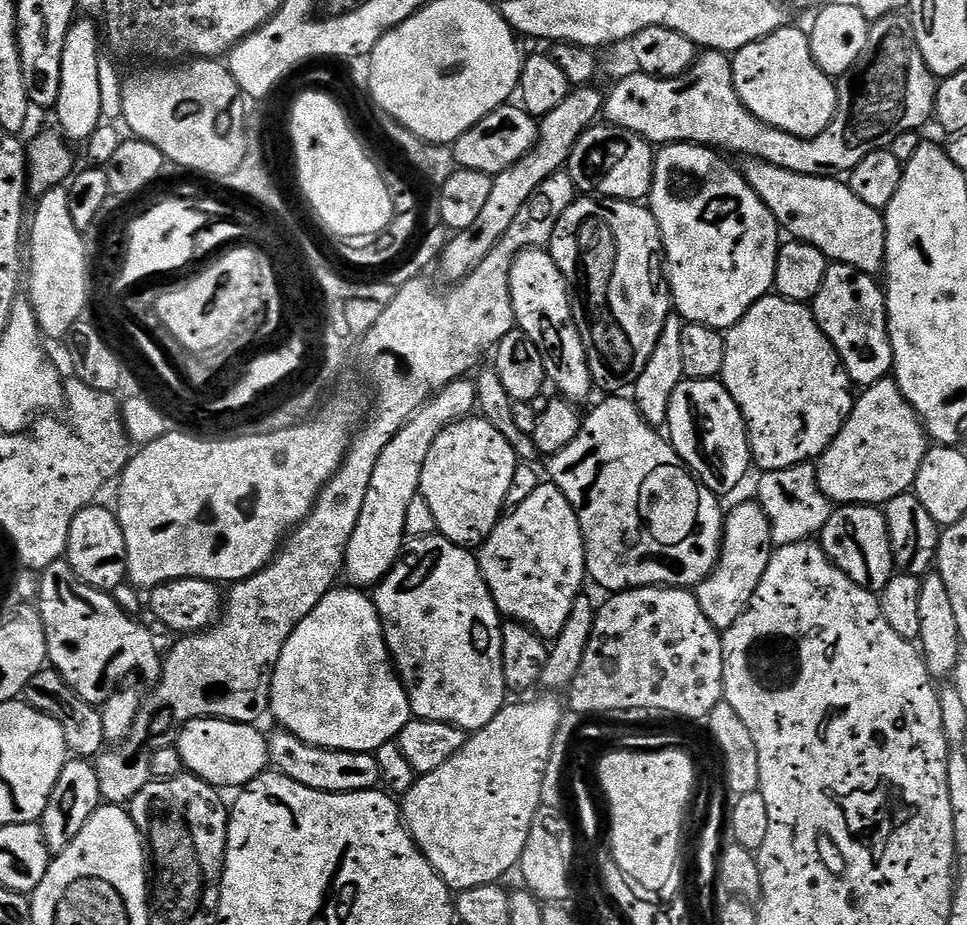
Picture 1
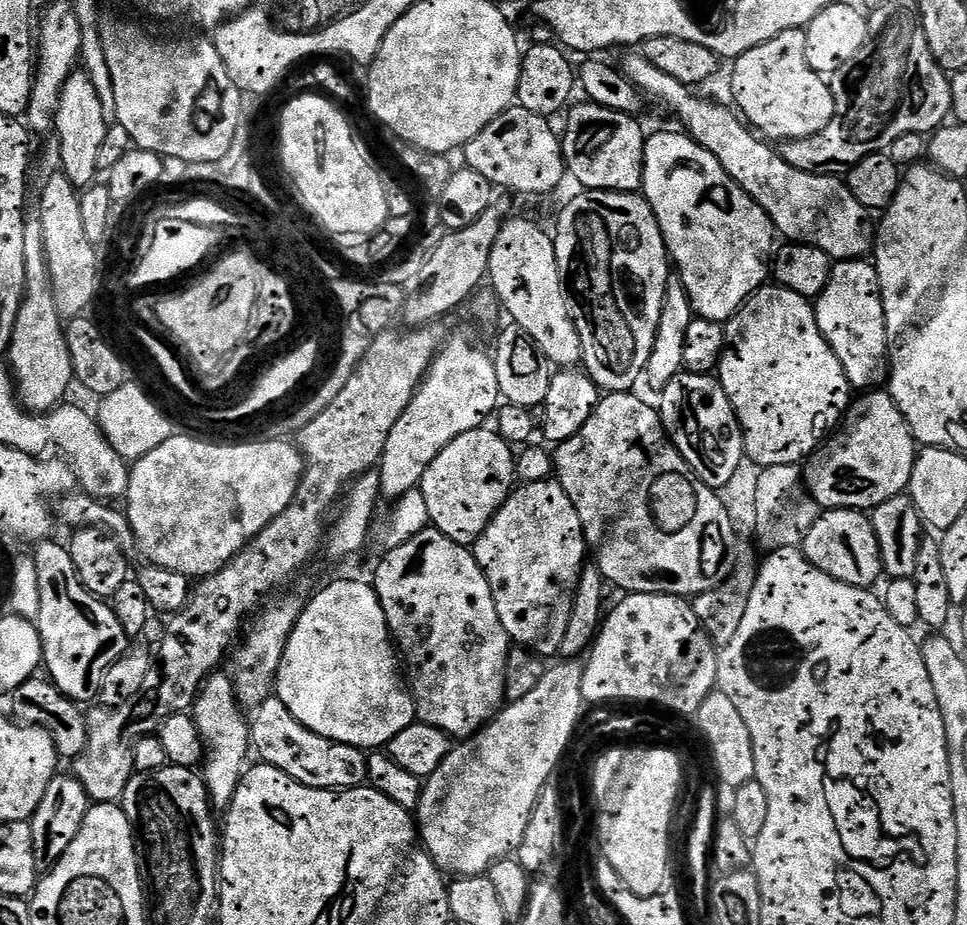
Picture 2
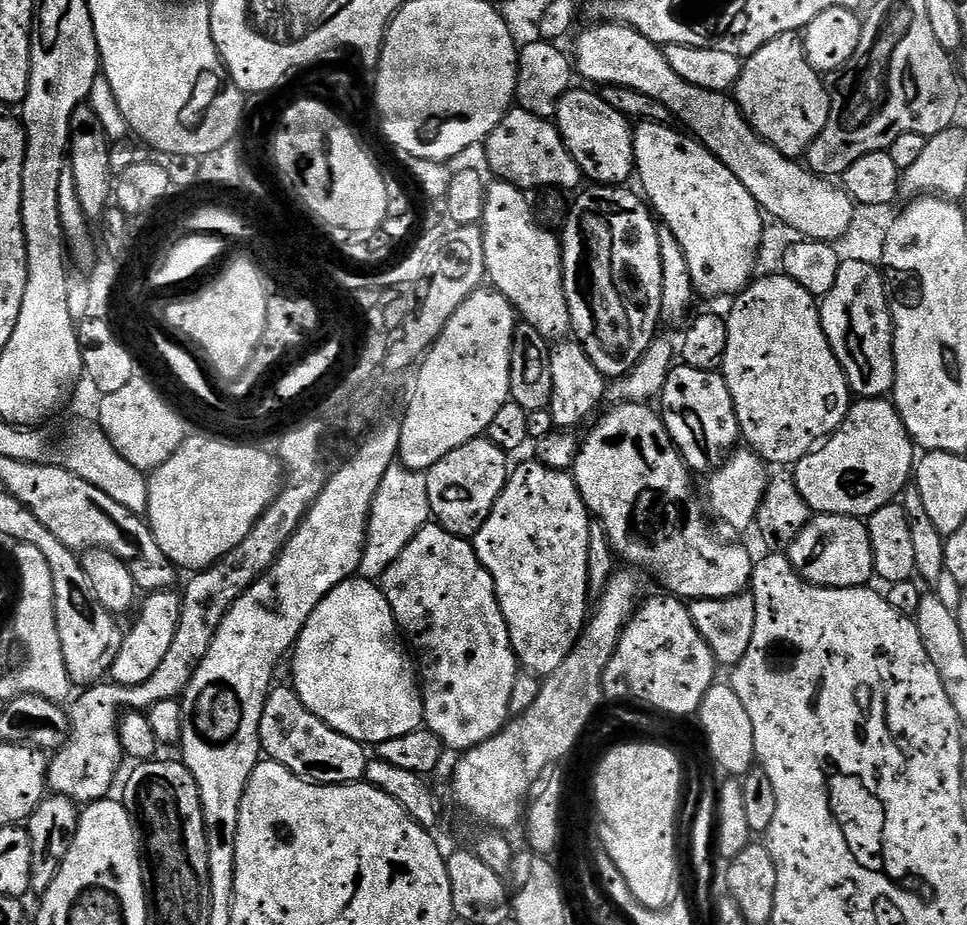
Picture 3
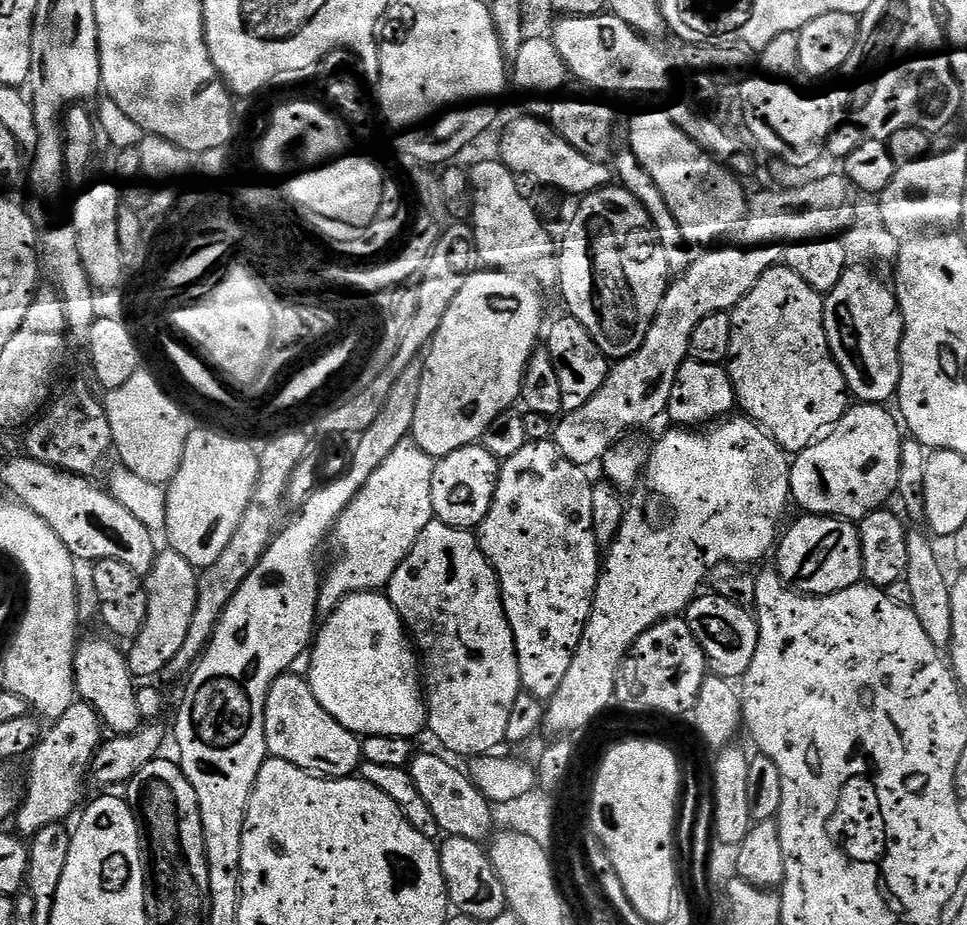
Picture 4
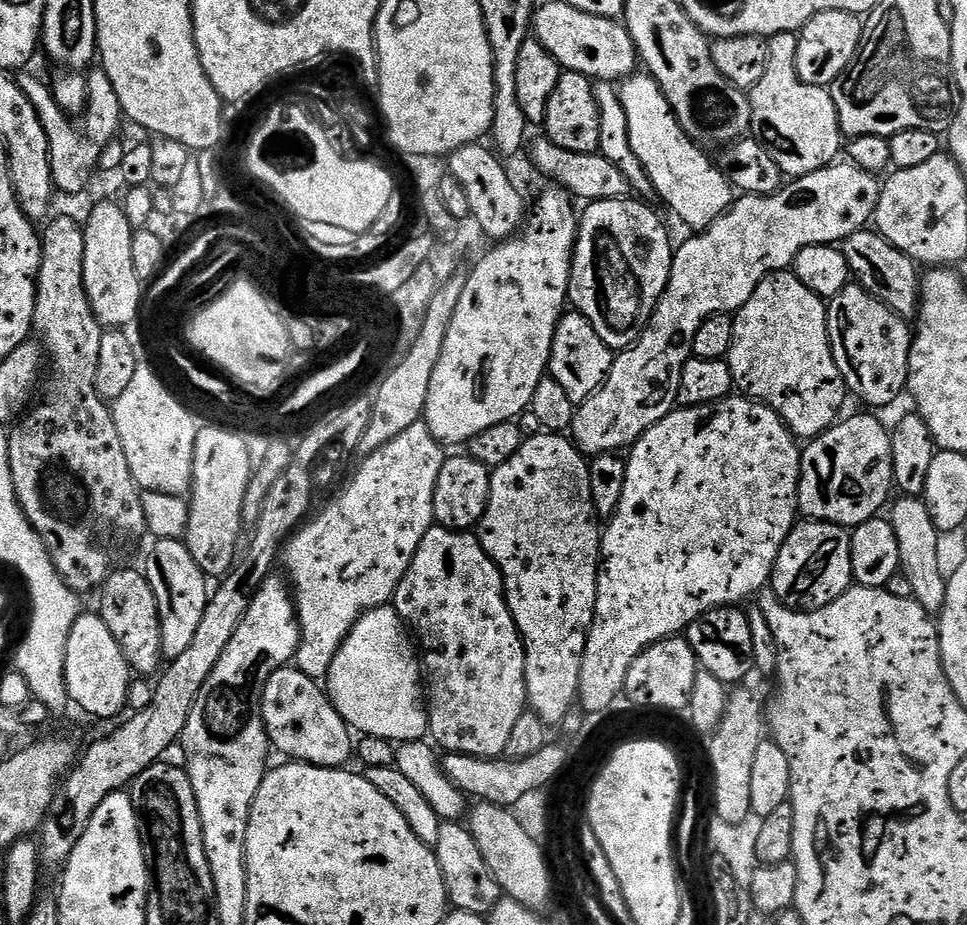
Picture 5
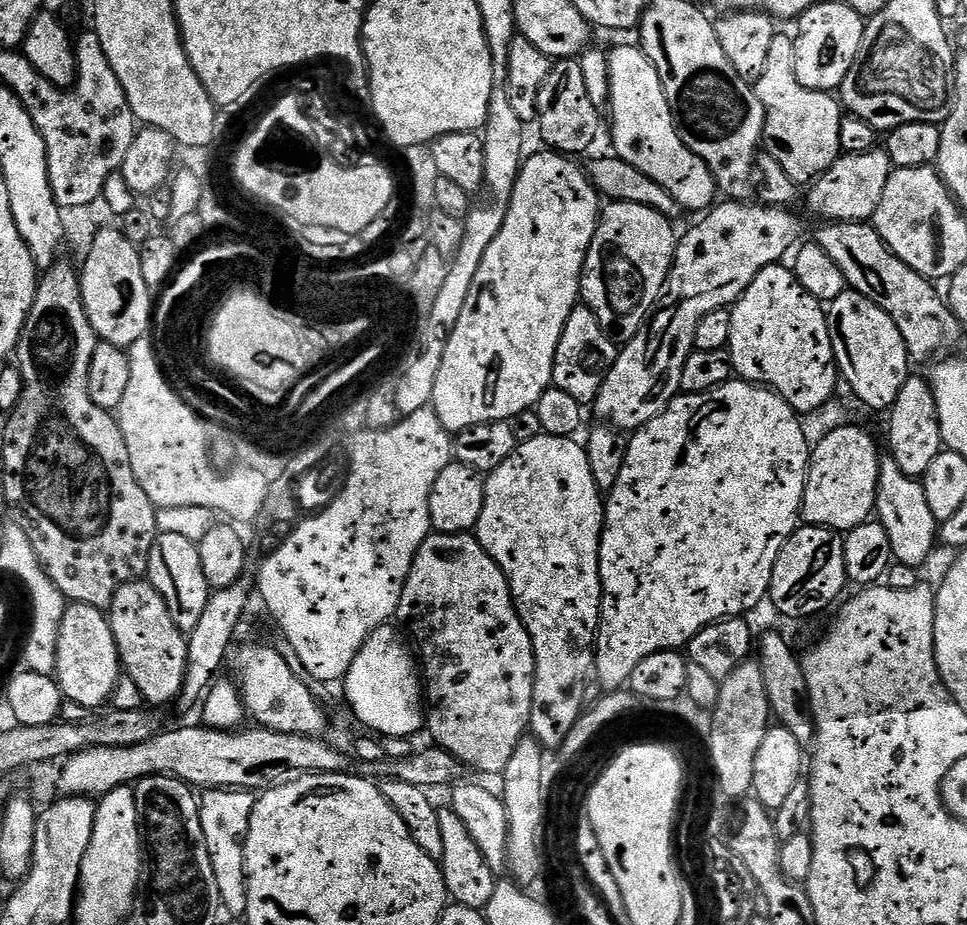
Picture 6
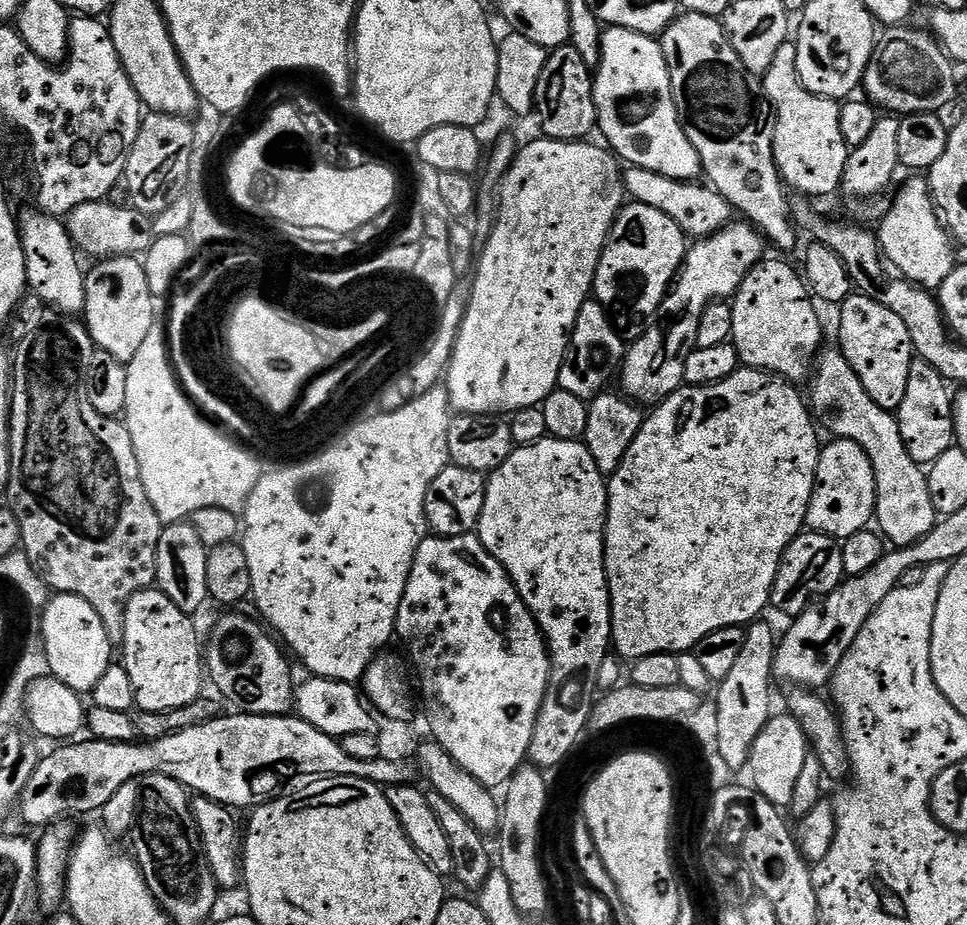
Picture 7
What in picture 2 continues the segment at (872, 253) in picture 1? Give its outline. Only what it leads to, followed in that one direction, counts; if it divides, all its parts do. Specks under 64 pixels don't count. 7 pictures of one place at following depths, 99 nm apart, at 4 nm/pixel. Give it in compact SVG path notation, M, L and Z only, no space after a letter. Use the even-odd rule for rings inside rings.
M643 54L626 57L622 71L645 97L653 96L672 108L673 114L685 124L687 135L718 158L722 170L762 206L772 219L773 229L779 235L781 232L785 241L819 246L833 261L859 260L873 251L874 224L868 221L869 209L854 198L843 179L810 174L790 166L790 162L783 160L779 151L761 139L731 107L695 96L689 85L658 70Z

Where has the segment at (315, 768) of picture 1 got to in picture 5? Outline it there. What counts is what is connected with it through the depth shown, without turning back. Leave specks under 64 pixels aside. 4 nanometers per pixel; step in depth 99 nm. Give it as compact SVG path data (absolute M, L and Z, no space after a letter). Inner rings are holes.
M285 666L264 683L264 693L260 699L264 728L268 731L268 742L292 762L313 764L319 768L344 768L348 759L354 756L354 736L348 723L338 714L325 689L317 681L302 674L295 666Z

